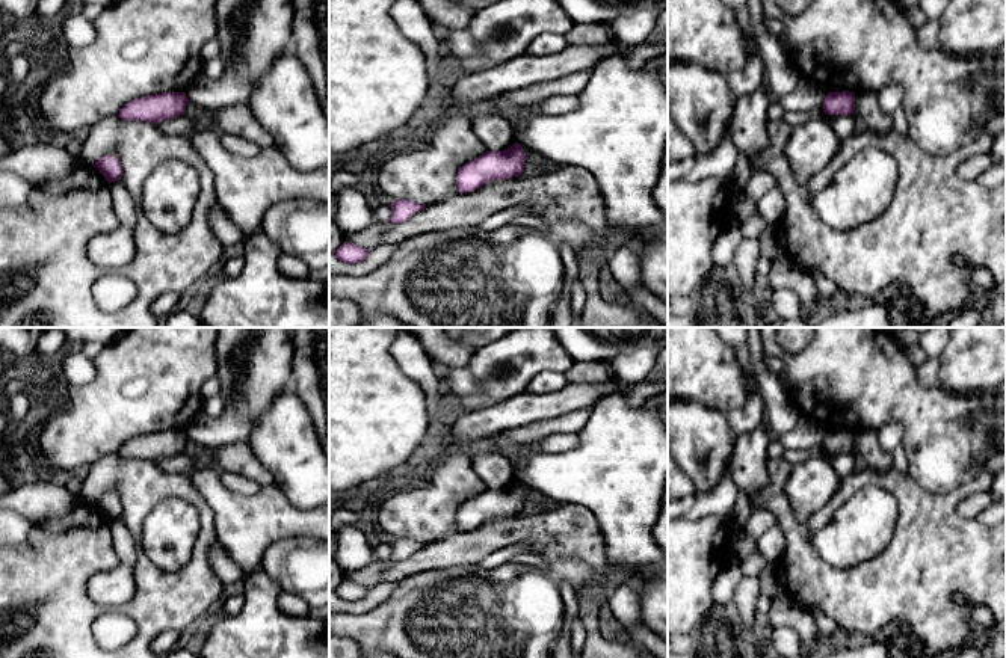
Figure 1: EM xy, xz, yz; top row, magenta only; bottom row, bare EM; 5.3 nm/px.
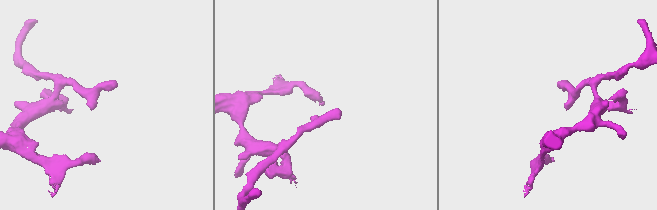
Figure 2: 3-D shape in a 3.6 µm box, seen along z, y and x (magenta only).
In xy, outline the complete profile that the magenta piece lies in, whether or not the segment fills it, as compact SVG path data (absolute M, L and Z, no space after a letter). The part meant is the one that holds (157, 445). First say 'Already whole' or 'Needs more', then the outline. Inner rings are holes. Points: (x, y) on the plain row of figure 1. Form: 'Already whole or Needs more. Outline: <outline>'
Already whole. Outline: M163 430L131 438L118 454L124 459L145 459L157 462L184 453L189 438L186 430Z

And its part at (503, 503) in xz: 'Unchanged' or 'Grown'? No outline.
Unchanged

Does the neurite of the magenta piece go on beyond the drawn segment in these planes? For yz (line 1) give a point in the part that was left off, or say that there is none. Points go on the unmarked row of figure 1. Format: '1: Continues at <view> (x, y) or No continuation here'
1: No continuation here

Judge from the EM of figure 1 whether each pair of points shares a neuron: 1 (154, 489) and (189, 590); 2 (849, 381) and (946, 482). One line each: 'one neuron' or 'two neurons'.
1: one neuron
2: one neuron

